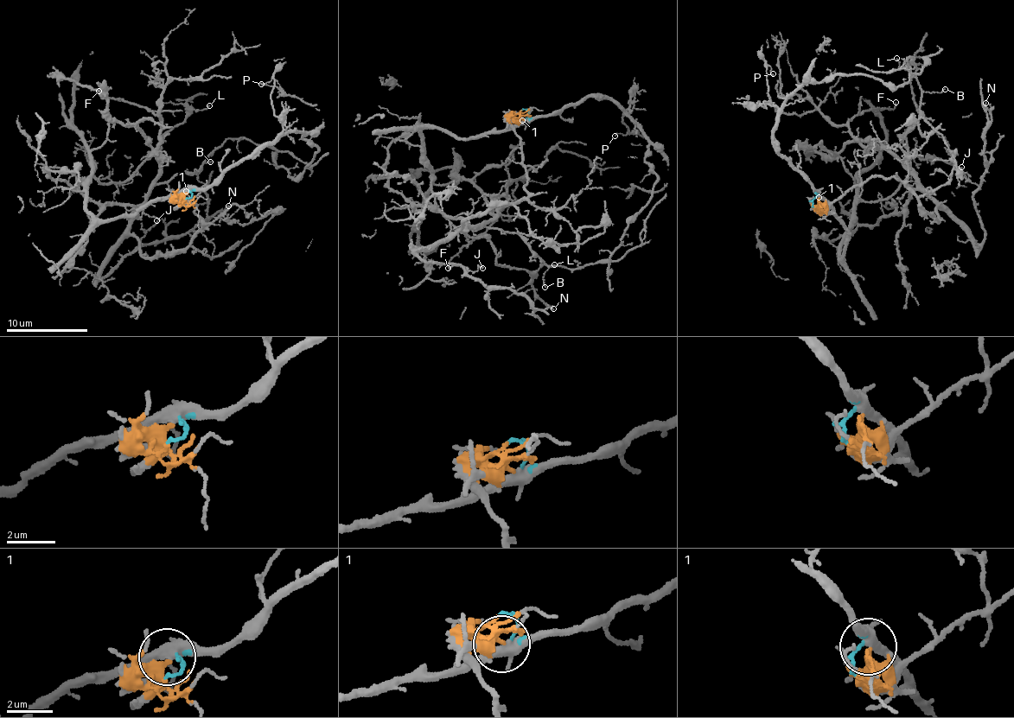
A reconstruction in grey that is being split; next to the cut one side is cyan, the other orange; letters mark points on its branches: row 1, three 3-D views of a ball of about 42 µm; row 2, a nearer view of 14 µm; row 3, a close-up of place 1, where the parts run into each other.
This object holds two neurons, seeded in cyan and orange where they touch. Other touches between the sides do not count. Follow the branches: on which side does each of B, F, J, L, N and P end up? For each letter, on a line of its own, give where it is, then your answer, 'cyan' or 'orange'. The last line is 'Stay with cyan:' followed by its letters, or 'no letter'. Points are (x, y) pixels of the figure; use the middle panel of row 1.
B: (545, 287) | orange
F: (448, 268) | orange
J: (482, 268) | orange
L: (554, 264) | cyan
N: (553, 308) | orange
P: (615, 136) | cyan
Stay with cyan: L, P

